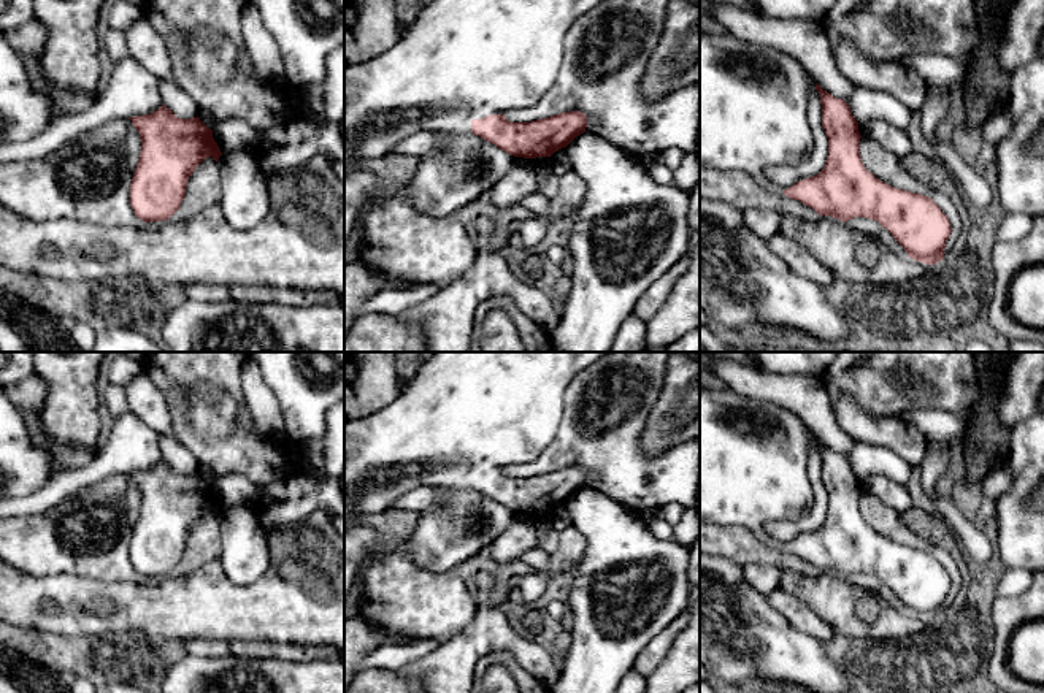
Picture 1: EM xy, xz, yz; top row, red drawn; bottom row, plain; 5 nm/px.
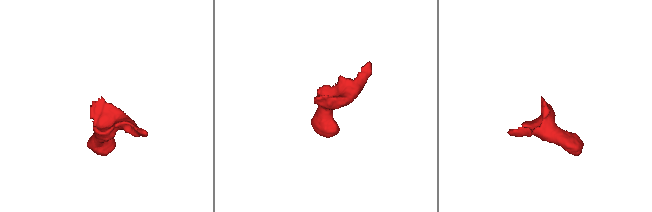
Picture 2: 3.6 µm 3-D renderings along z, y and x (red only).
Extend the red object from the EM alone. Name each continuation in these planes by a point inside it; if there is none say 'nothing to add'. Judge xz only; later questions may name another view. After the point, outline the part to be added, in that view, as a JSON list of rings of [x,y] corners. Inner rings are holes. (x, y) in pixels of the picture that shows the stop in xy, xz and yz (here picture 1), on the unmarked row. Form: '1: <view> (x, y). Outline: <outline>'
1: xz (464, 413). Outline: [[[433,352],[420,366],[401,395],[381,411],[360,420],[344,420],[344,528],[355,523],[362,514],[389,509],[393,501],[417,487],[465,487],[471,488],[471,476],[490,469],[506,469],[511,465],[535,460],[554,439],[562,422],[562,398],[578,373],[600,360],[608,352]]]

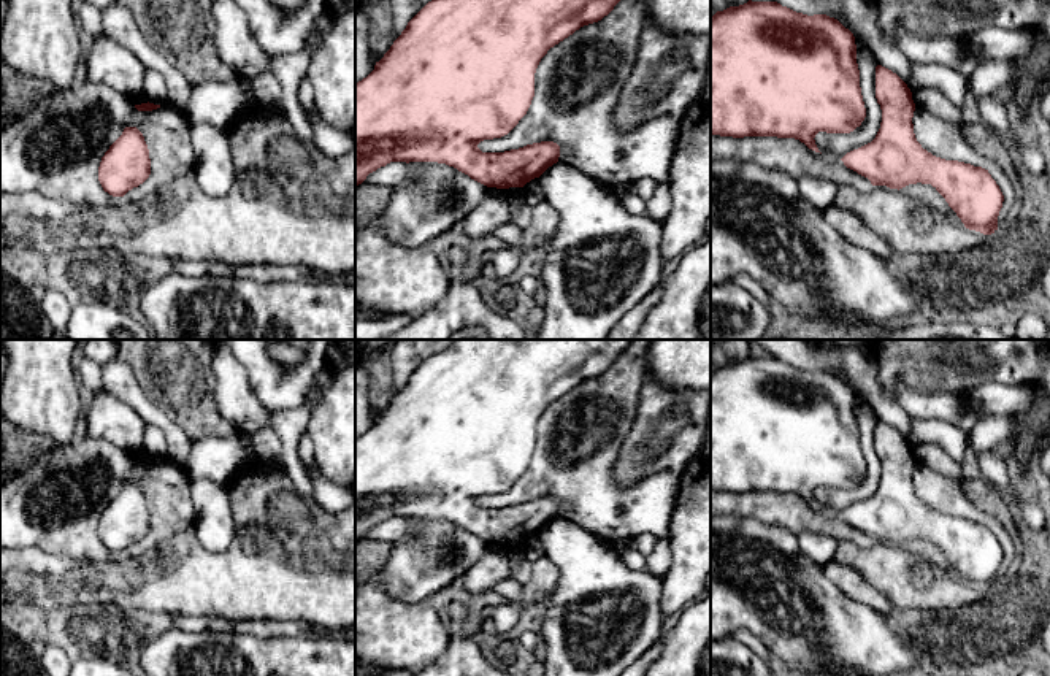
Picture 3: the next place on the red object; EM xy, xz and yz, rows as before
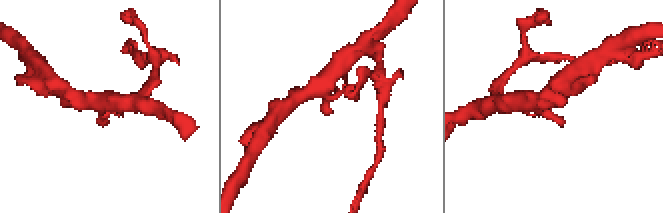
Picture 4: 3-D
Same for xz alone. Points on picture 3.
nothing to add

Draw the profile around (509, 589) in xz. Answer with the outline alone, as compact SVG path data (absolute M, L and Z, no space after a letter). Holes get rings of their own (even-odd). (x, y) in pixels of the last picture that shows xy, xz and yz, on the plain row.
M511 576L500 581L493 590L503 595L508 601L519 601L522 598L522 584Z

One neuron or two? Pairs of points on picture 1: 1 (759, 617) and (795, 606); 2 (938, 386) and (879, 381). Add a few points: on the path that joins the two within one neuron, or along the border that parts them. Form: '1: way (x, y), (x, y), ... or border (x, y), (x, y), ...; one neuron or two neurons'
1: border (749, 585), (760, 592), (797, 628), (806, 633); two neurons
2: way (924, 381), (894, 381); one neuron

